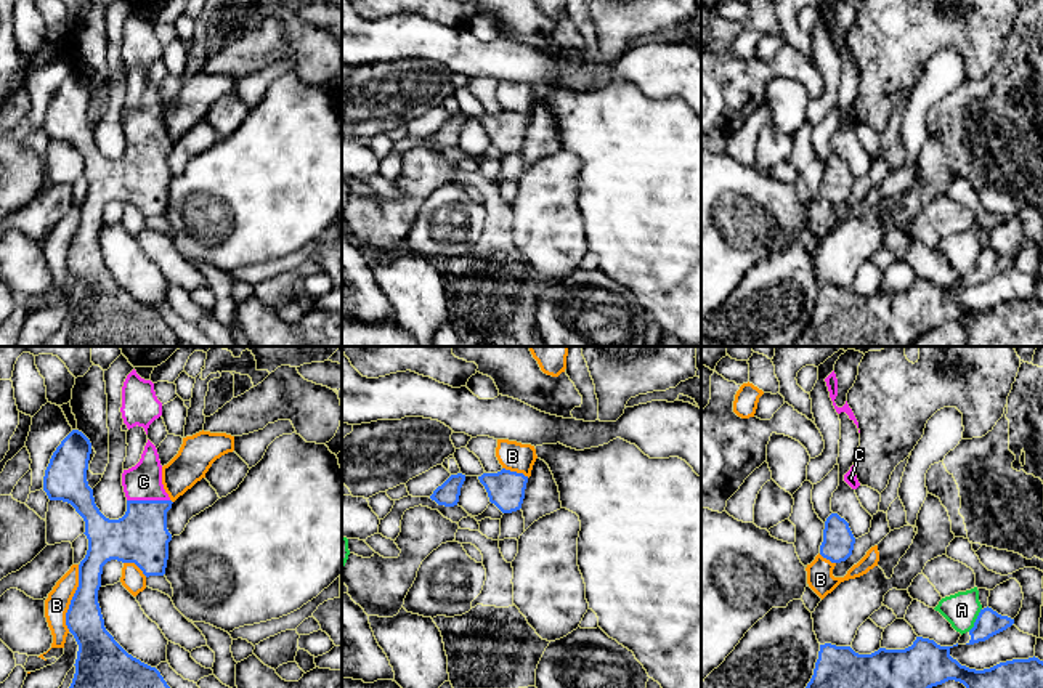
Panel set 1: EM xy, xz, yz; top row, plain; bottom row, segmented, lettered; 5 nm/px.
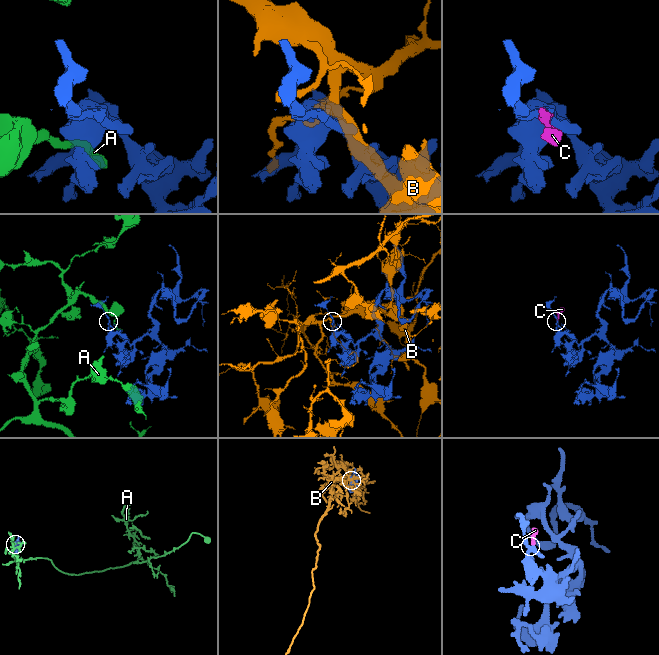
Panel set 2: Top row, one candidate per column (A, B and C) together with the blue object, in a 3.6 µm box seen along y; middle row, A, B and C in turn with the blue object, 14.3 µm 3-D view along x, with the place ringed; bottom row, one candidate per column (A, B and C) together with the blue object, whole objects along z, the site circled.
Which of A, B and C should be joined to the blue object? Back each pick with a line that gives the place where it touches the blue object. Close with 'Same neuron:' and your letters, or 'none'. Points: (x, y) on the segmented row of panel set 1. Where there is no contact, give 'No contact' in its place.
C: Touches blue at xy (148, 501)
Same neuron: C

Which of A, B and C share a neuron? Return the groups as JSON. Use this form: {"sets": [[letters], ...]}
{"sets": [["A"], ["B"], ["C"]]}

